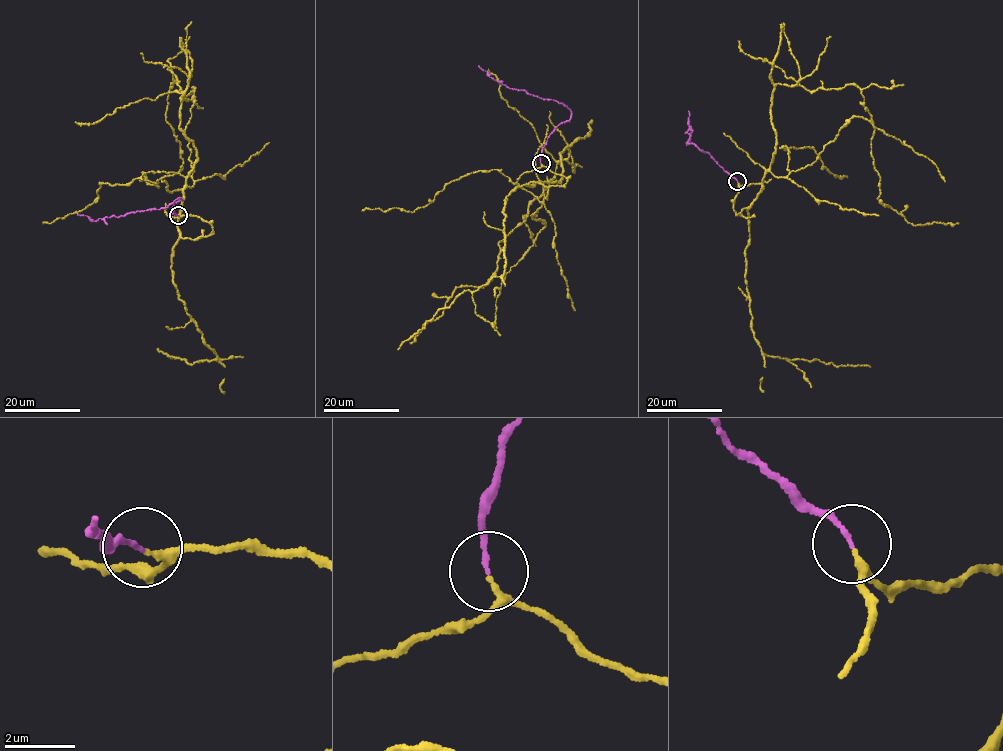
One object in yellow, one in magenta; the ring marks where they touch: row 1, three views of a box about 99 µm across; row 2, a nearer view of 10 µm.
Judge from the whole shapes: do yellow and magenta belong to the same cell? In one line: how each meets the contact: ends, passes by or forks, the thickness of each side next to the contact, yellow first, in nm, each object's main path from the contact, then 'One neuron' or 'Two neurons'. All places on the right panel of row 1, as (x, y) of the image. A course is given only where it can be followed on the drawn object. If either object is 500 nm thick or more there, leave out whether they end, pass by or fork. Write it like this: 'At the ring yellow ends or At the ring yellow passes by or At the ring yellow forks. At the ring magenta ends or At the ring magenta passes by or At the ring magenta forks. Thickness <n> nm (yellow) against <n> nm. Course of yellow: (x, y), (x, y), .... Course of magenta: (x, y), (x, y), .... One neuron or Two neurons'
At the ring yellow passes by. At the ring magenta ends. Thickness 160 nm (yellow) against 130 nm. Course of yellow: (737, 181), (736, 215), (775, 151), (774, 86), (854, 84), (873, 123), (879, 202), (914, 225), (958, 223). Course of magenta: (737, 181), (710, 154), (692, 144), (686, 144), (692, 131), (688, 111). One neuron

